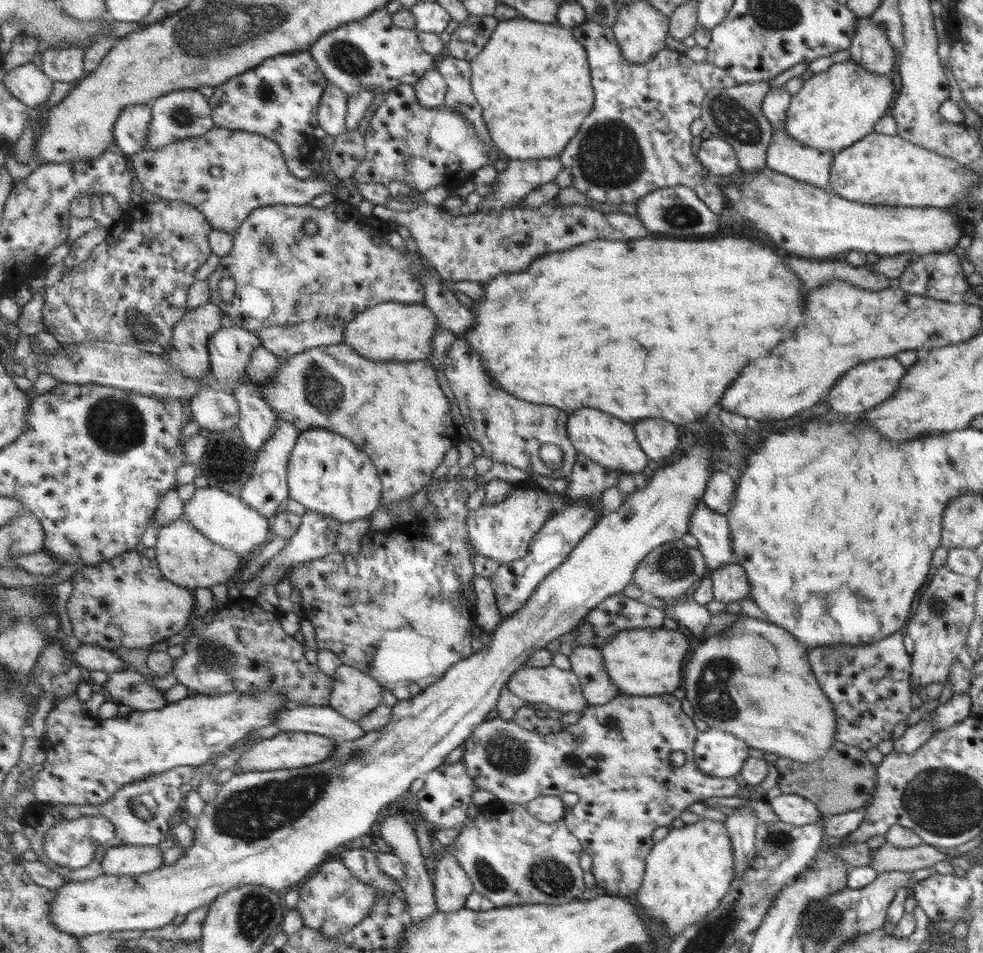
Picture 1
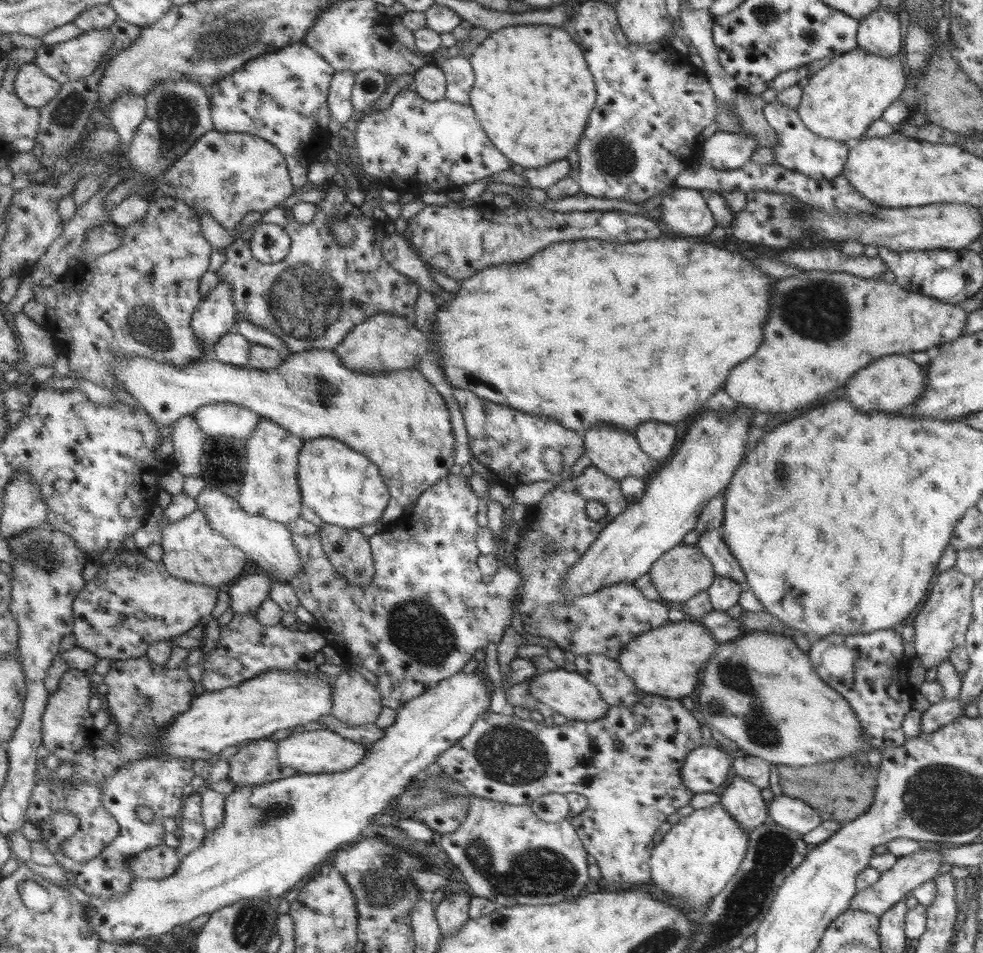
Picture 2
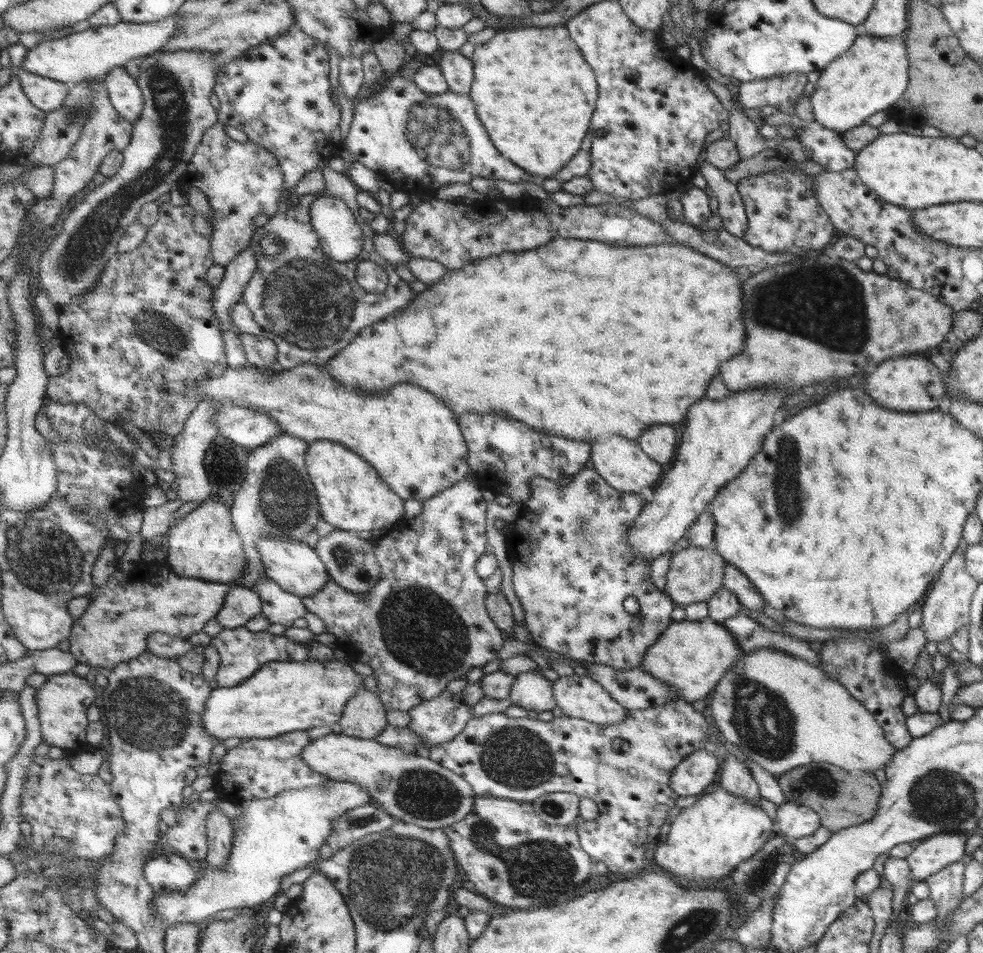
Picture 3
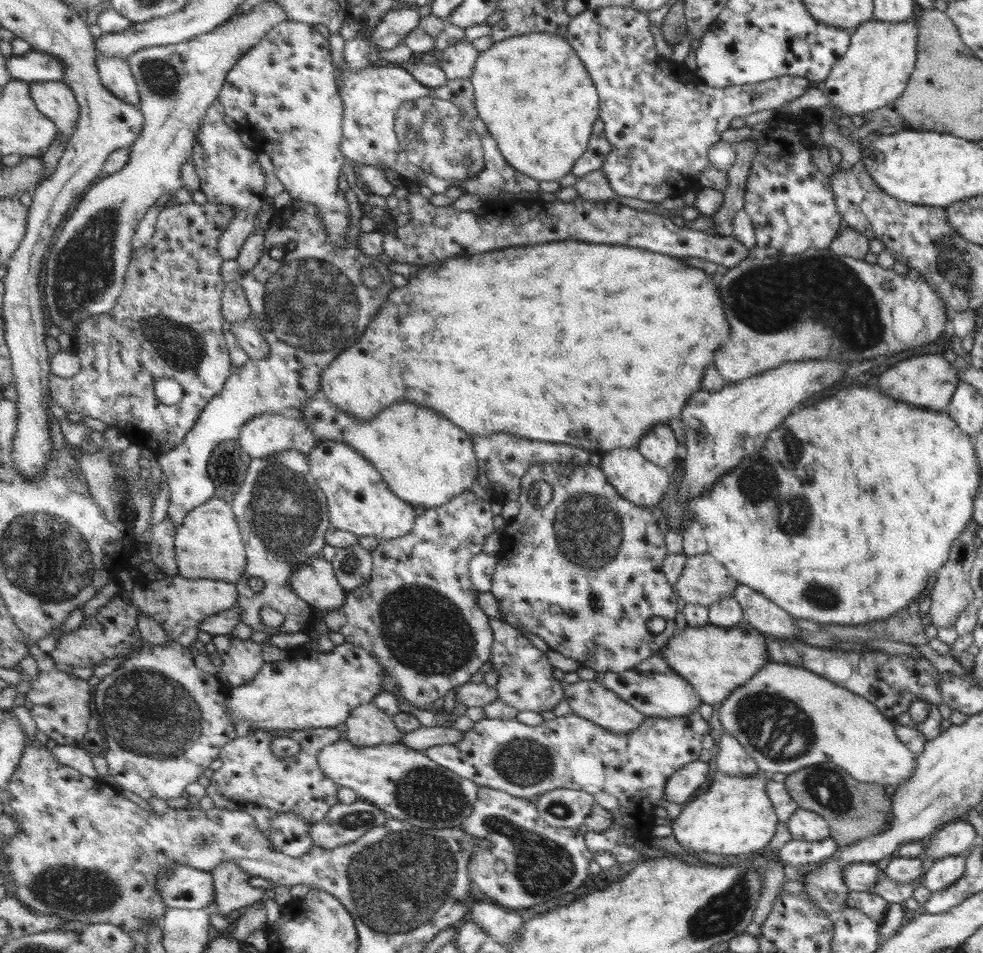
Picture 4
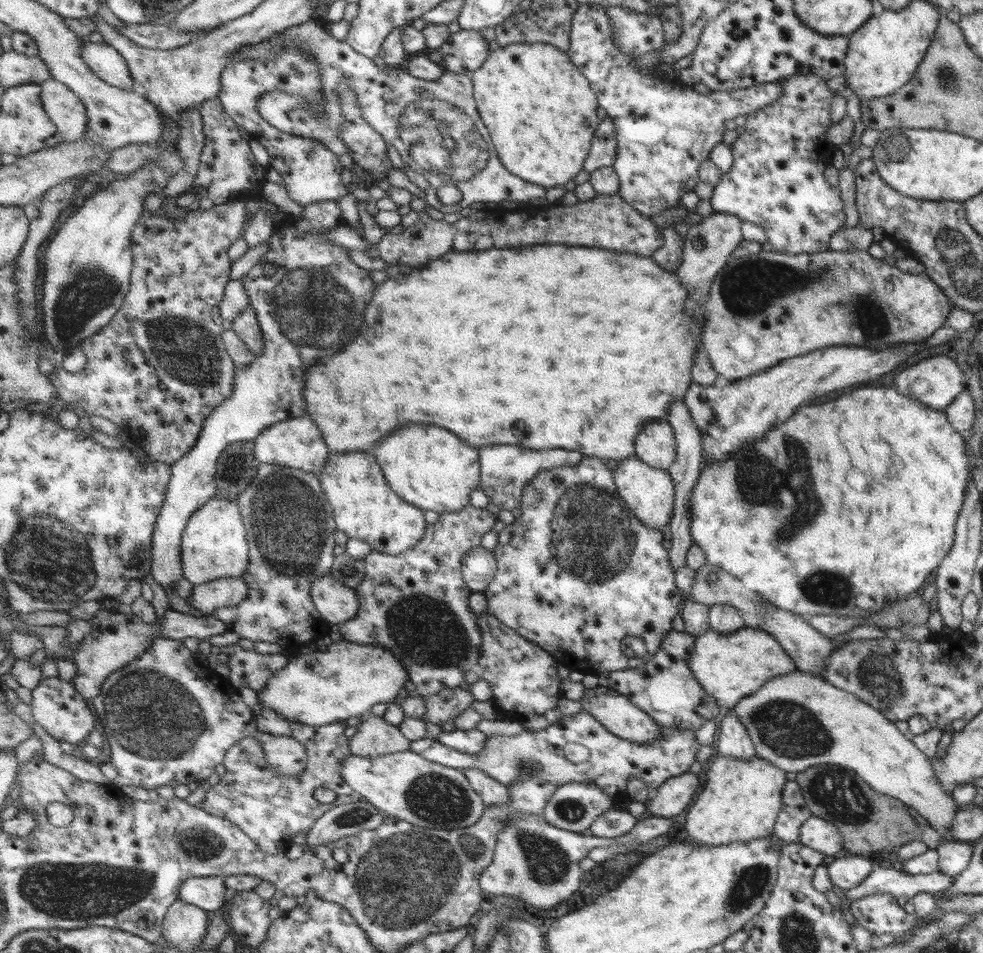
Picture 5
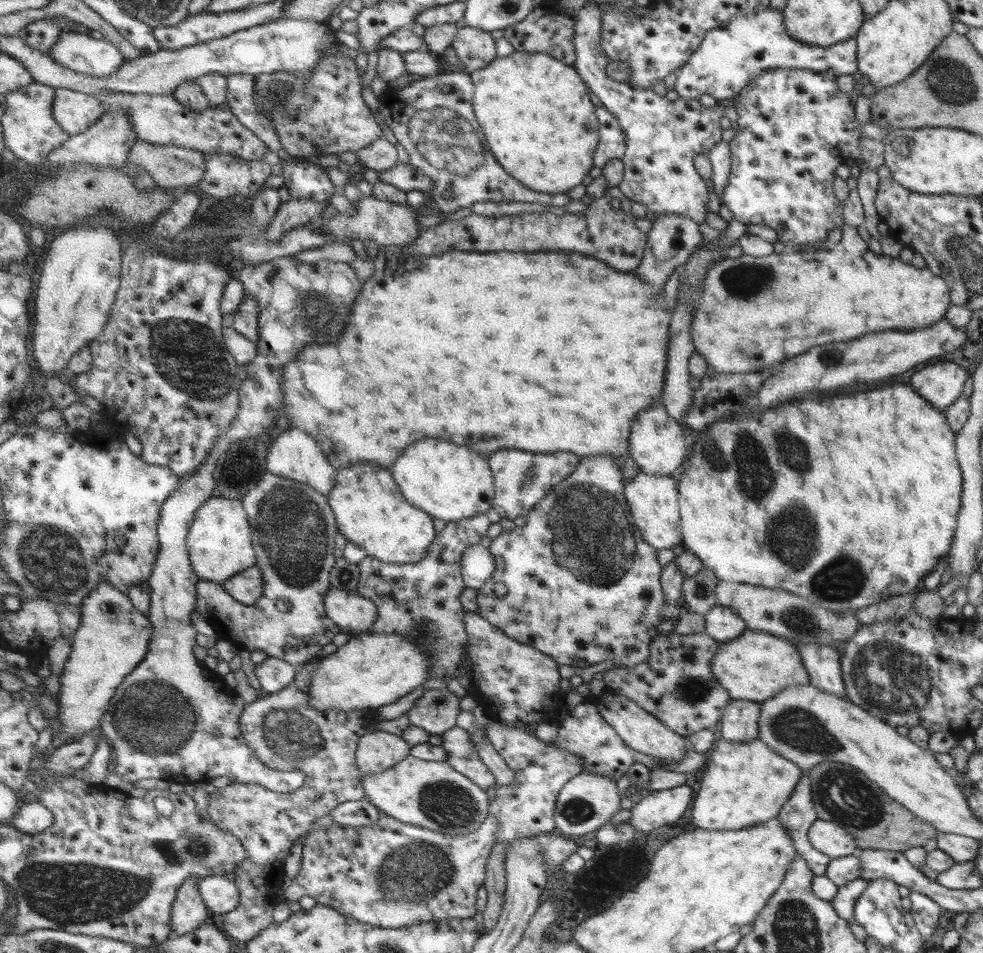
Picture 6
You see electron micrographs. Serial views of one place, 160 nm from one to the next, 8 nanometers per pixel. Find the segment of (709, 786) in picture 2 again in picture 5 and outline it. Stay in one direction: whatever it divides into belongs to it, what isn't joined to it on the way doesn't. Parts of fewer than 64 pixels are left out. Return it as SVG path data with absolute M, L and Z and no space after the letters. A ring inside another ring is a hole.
M689 771L670 778L657 789L656 795L648 802L646 813L648 816L675 818L679 816L695 798L697 792L696 774Z

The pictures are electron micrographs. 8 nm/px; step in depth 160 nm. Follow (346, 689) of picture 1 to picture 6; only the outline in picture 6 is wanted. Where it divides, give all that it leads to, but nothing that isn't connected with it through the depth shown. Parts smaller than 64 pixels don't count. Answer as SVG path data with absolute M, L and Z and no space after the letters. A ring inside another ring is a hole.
M375 730L358 742L358 767L368 774L381 774L405 760L411 755L411 749L402 735Z

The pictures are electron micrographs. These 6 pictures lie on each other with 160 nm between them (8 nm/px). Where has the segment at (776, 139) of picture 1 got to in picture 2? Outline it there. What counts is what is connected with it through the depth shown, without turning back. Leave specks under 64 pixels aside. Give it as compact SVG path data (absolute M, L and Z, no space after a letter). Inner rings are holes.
M765 104L762 113L767 124L775 131L778 138L776 145L771 148L775 164L793 172L800 172L802 175L807 175L807 178L813 178L813 180L830 180L842 171L847 158L849 143L821 138L813 134L801 122L794 110L779 104Z

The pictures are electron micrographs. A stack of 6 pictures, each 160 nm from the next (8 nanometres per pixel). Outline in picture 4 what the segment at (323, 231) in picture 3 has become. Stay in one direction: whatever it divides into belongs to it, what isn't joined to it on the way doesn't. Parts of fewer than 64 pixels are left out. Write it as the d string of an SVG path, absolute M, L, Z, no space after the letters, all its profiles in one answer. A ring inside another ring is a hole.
M287 19L238 60L228 72L218 99L226 115L236 121L239 130L247 133L255 142L255 149L274 155L275 174L291 198L297 202L319 205L320 217L326 224L332 243L338 249L344 249L351 222L351 206L346 192L339 186L341 166L347 162L347 158L342 153L344 102L338 85L330 41L310 24Z

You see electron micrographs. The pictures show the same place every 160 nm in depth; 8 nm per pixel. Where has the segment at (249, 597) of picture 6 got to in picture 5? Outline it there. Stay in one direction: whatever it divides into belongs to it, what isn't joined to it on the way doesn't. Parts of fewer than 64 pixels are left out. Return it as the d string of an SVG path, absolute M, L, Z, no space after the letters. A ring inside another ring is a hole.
M229 577L194 585L194 594L187 603L204 615L213 614L218 608L241 604L250 594L243 577Z

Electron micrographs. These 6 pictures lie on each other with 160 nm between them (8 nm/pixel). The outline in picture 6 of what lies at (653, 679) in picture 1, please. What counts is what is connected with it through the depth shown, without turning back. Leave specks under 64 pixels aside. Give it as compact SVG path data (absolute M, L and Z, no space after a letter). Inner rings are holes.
M746 627L735 639L718 643L718 651L710 662L712 675L731 699L763 702L790 684L807 684L808 676L798 650L785 639Z

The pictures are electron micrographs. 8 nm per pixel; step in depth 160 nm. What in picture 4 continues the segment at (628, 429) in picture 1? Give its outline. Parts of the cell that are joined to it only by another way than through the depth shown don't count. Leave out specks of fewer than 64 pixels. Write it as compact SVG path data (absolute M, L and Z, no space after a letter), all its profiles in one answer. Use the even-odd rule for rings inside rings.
M617 448L615 451L600 455L598 459L598 465L607 475L610 483L627 500L636 503L644 511L657 506L665 498L667 488L671 486L672 475L670 470L653 464L638 449Z

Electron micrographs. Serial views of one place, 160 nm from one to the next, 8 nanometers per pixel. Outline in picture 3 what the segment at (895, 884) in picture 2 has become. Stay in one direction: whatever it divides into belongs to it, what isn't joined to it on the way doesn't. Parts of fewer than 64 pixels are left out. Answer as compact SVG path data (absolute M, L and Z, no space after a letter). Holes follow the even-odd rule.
M941 833L914 843L912 851L903 859L911 876L909 884L925 881L927 876L941 871L945 865L965 859L965 840L963 834Z

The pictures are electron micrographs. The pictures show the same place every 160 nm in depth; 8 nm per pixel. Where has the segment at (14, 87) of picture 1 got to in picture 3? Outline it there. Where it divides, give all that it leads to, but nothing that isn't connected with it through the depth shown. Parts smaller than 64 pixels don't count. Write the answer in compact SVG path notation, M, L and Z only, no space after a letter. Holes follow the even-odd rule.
M21 68L16 72L19 75L23 90L29 100L46 113L59 110L70 94L68 83L62 83L52 78L31 74Z

